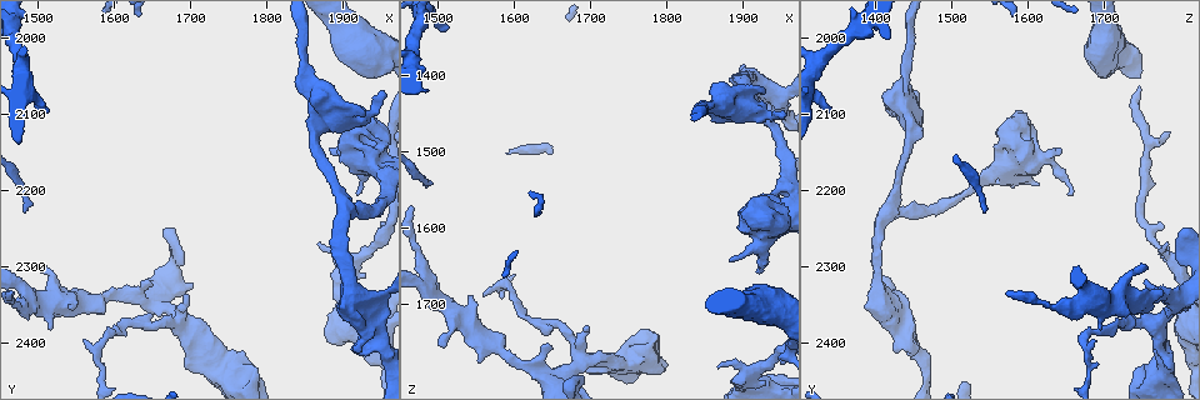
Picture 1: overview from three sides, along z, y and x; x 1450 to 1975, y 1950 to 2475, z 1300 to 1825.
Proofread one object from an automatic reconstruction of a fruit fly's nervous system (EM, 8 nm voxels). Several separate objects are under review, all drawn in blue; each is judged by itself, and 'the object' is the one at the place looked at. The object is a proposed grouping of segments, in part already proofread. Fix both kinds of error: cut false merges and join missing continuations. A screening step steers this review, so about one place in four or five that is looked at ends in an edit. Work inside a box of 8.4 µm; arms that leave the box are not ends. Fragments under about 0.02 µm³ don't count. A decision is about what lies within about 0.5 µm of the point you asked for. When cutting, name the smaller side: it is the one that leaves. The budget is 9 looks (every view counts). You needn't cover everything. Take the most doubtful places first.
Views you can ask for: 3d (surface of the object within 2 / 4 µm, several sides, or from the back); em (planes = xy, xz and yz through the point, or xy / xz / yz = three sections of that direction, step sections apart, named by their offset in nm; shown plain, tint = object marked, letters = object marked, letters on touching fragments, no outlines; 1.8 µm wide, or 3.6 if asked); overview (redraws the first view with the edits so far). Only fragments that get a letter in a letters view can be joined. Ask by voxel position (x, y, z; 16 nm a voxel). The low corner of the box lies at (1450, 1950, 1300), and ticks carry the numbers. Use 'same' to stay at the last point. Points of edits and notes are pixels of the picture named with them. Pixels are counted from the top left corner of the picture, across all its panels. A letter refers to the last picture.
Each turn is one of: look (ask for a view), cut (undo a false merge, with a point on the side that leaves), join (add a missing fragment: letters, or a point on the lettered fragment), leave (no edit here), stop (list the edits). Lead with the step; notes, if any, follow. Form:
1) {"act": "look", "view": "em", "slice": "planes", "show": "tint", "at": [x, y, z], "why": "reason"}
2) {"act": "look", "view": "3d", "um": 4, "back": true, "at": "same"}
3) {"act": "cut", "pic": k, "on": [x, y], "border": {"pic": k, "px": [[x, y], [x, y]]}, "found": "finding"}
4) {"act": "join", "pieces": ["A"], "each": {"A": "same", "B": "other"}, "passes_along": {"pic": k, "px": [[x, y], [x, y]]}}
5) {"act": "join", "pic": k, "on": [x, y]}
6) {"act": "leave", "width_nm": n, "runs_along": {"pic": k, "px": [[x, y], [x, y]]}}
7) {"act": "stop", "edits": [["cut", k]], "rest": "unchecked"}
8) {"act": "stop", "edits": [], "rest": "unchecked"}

{"act": "look", "view": "em", "slice": "planes", "show": "letters", "at": [1510, 2095, 1335], "why": "free end"}

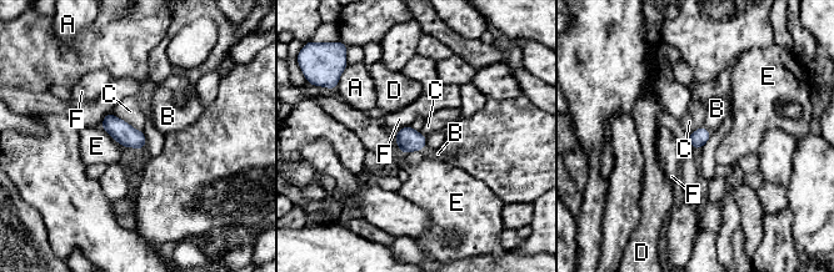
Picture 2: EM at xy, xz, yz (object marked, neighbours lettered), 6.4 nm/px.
{"act": "join", "pieces": ["B"], "longest_contact_nm": ["C", 260], "each": {"A": "other", "B": "same", "C": "other", "D": "other", "E": "other", "F": "other"}, "found": "the neuron continues"}

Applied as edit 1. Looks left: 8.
{"act": "look", "view": "em", "slice": "planes", "show": "letters", "at": [1655, 2355, 1795], "why": "abrupt turn"}

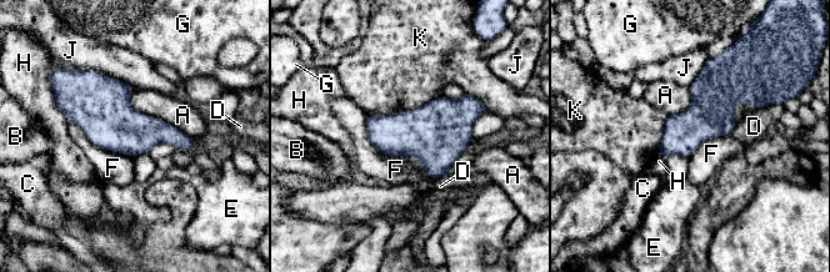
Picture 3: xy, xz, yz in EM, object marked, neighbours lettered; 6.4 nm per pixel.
{"act": "leave", "longest_contact_nm": ["F", 600], "each": {"A": "other", "B": "other", "C": "other", "D": "other", "E": "other", "F": "other", "G": "other", "H": "other", "J": "other", "K": "other"}, "border": {"pic": 3, "px": [[365, 116], [430, 179]]}, "found": "all the same neuron"}

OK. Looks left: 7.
{"act": "look", "view": "em", "slice": "planes", "show": "plain", "at": [1890, 2100, 1440], "why": "branch point"}

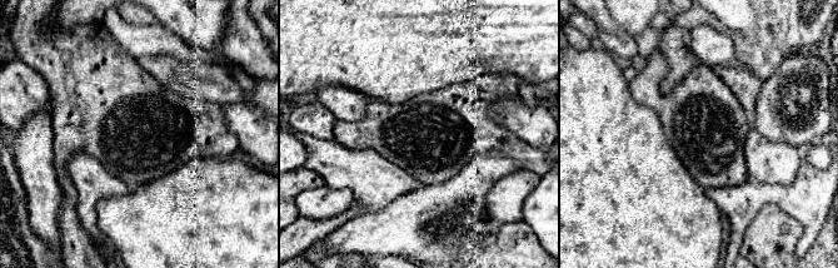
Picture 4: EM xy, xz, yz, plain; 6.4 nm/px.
{"act": "look", "view": "em", "slice": "planes", "show": "tint", "at": "same", "why": "with the object marked"}

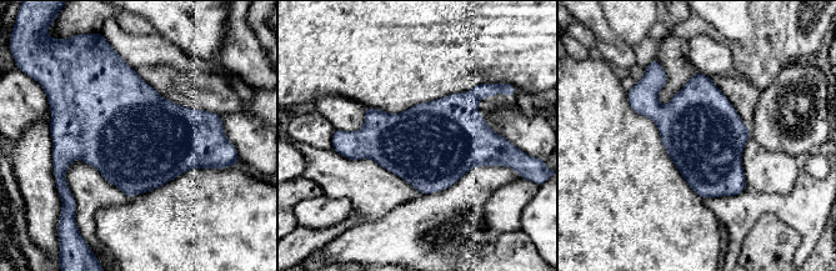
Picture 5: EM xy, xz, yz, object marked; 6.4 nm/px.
{"act": "look", "view": "em", "slice": "planes", "show": "letters", "at": "same"}

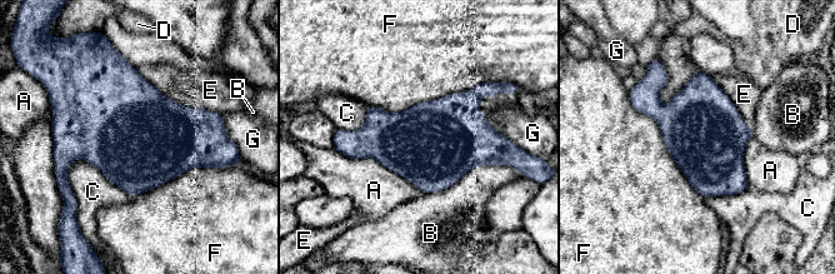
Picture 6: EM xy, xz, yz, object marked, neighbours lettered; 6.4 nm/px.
{"act": "leave", "each": {"A": "other", "B": "other", "C": "other", "D": "other", "E": "other", "F": "other", "G": "other"}, "border": {"pic": 6, "px": [[628, 90], [704, 198]]}, "found": "all the same neuron"}

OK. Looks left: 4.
{"act": "stop", "edits": [["join", 2]], "rest": "unchecked"}

